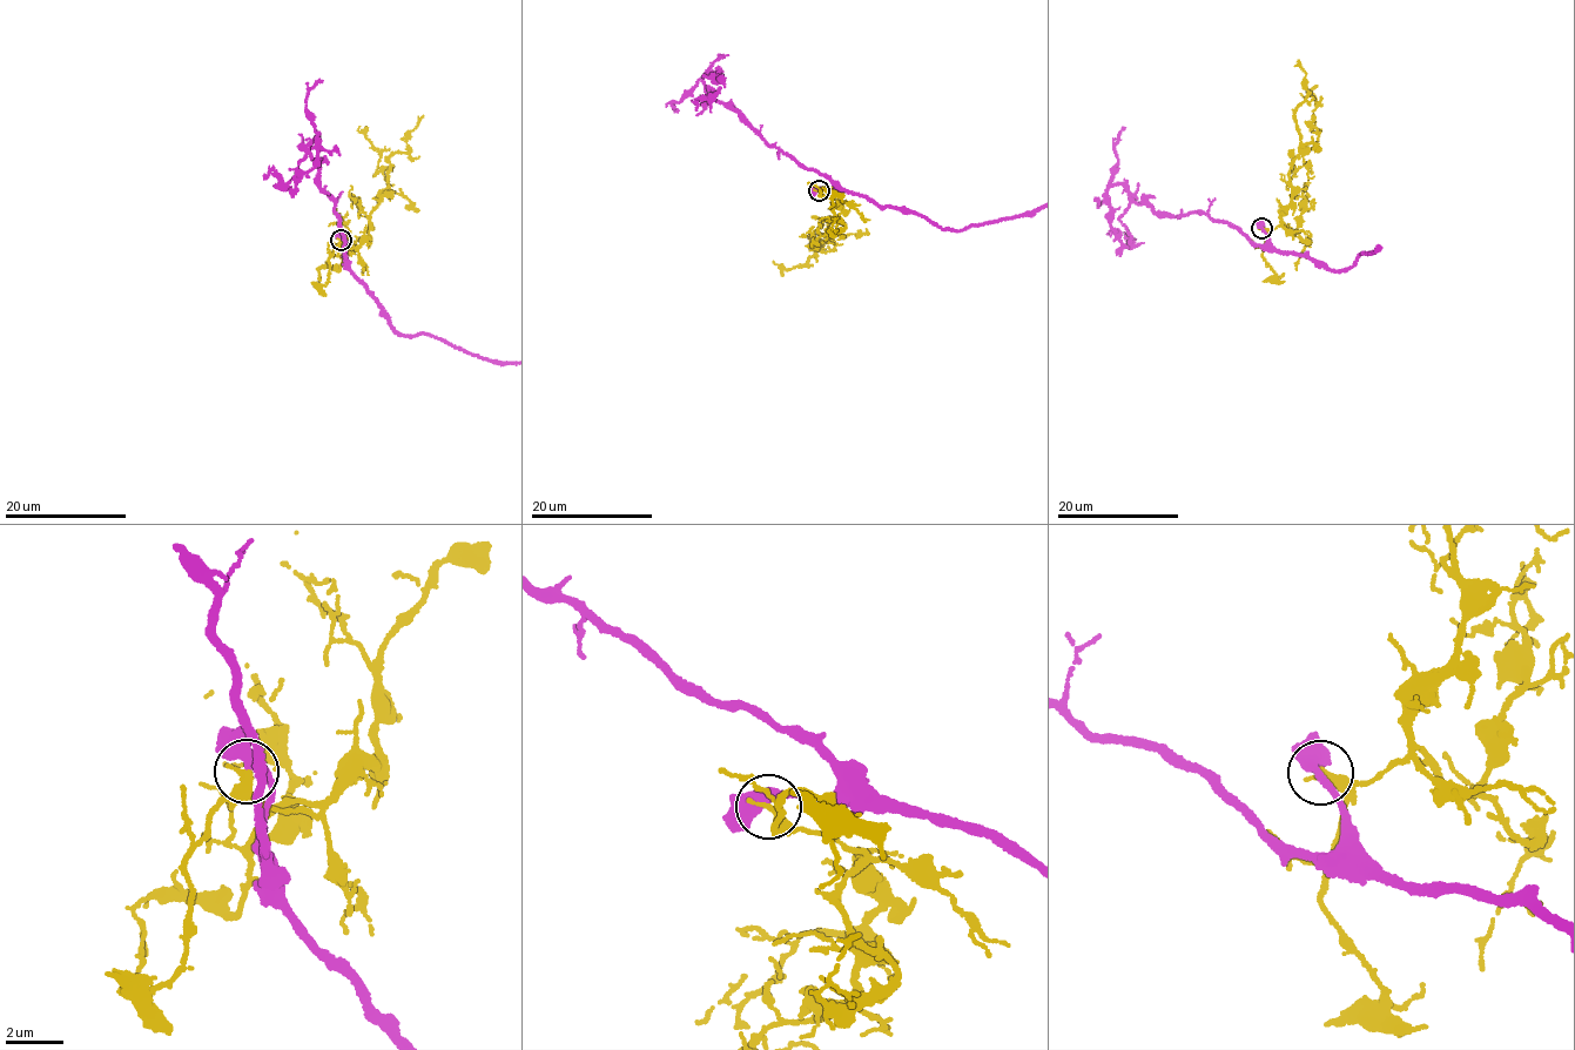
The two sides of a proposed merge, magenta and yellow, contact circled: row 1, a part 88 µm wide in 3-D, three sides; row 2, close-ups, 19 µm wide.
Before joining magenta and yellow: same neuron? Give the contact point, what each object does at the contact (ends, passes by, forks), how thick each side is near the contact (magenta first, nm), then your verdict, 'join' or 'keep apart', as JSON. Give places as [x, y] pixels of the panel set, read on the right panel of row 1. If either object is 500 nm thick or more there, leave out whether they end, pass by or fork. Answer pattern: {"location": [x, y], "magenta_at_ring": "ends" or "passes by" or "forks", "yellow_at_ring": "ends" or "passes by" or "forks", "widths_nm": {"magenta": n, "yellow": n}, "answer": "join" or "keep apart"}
{"location": [1261, 228], "magenta_at_ring": "passes by", "yellow_at_ring": "ends", "widths_nm": {"magenta": 440, "yellow": 360}, "answer": "keep apart"}

